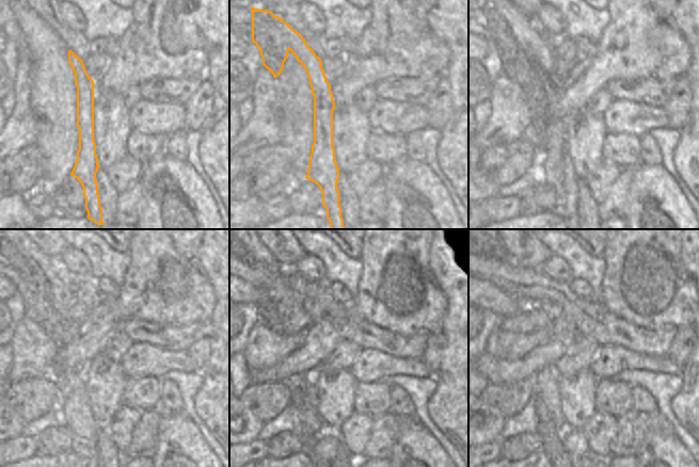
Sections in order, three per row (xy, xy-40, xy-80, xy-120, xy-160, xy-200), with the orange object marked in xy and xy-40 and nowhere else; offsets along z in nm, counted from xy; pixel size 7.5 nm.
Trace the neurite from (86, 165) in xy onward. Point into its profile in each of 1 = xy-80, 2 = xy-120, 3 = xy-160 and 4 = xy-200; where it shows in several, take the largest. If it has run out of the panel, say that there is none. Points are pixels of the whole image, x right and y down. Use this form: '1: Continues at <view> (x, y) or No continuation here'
1: Continues at xy-80 (527, 57)
2: Continues at xy-120 (46, 298)
3: Continues at xy-160 (283, 310)
4: Continues at xy-200 (529, 318).

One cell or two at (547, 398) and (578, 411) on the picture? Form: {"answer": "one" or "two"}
{"answer": "two"}

